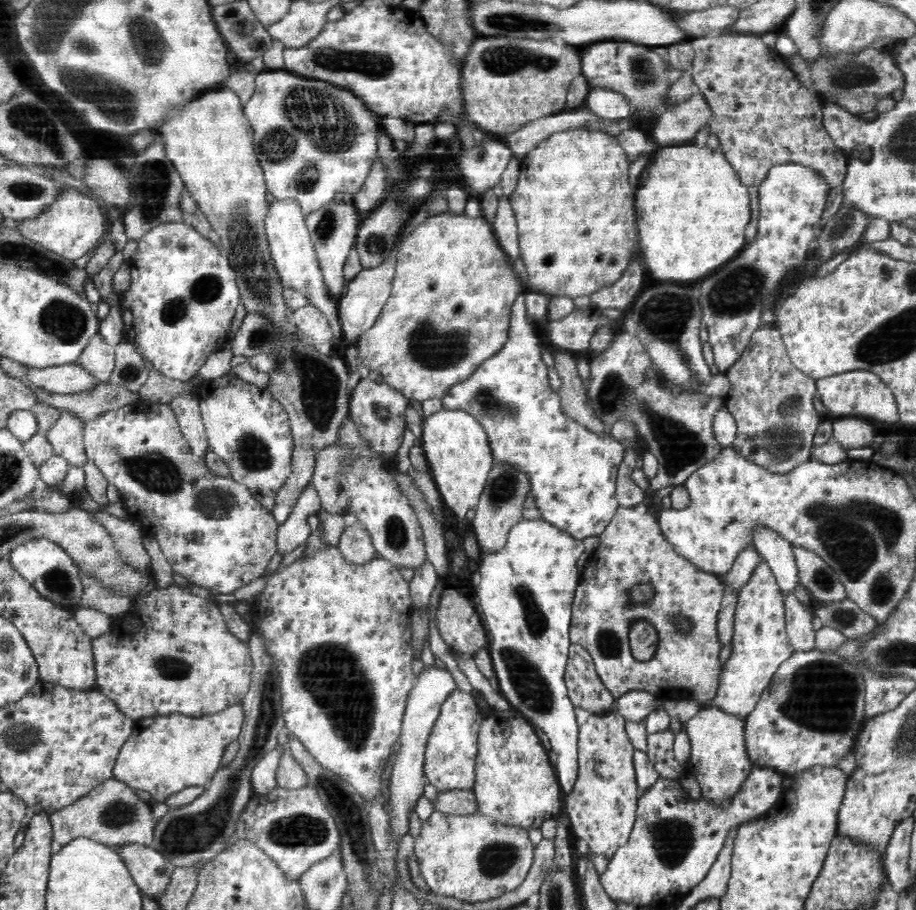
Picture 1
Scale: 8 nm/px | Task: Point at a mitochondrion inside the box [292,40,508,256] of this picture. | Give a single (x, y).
(365, 63)

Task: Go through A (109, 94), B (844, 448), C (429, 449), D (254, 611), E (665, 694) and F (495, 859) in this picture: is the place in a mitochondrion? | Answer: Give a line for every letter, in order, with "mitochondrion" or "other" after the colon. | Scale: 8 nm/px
A: mitochondrion
B: other
C: other
D: other
E: other
F: mitochondrion

